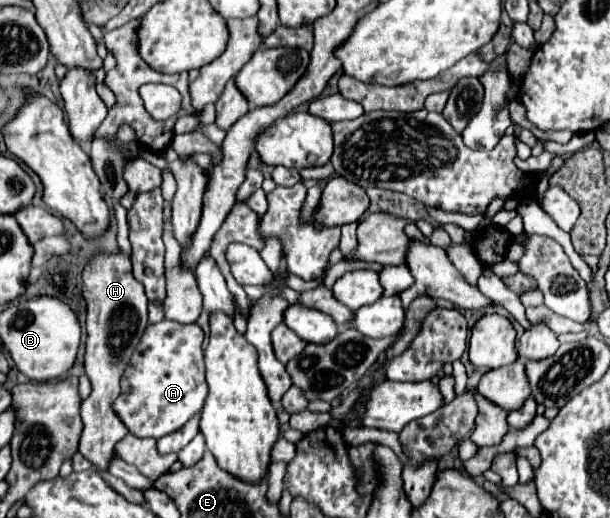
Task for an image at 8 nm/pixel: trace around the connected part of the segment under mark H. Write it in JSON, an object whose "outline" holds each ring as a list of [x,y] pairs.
{"outline":[[[122,253],[116,255],[98,255],[90,261],[84,271],[84,299],[86,299],[86,353],[84,365],[86,375],[92,383],[92,393],[82,401],[82,421],[84,431],[80,437],[78,451],[98,469],[108,471],[110,463],[116,457],[114,445],[128,435],[126,425],[118,419],[112,409],[114,399],[120,395],[120,379],[134,347],[138,347],[142,331],[148,323],[146,295],[144,287],[132,277],[130,259]]]}

